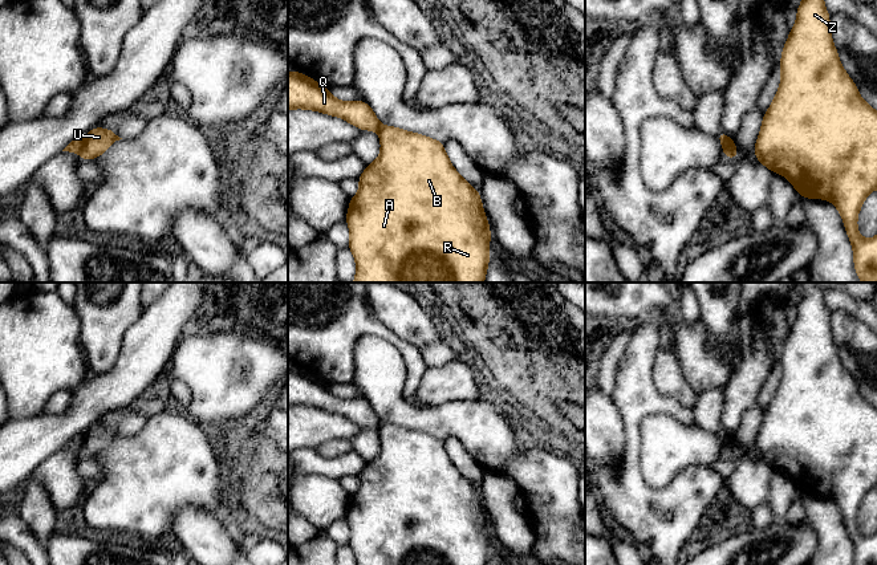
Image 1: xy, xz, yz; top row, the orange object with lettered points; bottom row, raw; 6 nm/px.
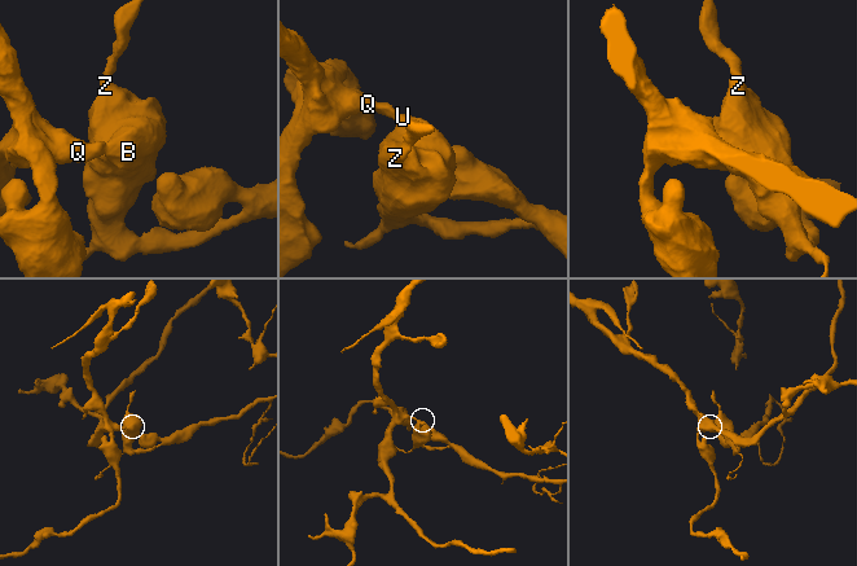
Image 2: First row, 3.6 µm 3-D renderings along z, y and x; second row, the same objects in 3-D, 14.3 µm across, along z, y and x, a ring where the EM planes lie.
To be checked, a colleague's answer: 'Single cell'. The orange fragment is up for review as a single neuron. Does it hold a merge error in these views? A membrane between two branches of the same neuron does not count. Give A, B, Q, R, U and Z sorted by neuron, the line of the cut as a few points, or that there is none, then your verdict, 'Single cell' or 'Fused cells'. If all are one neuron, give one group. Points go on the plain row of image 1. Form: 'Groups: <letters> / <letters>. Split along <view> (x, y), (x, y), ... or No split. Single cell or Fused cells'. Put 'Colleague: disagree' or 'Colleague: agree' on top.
Colleague: disagree
Groups: A B R U Z / Q. Split along xy (84, 435), (80, 451). Fused cells

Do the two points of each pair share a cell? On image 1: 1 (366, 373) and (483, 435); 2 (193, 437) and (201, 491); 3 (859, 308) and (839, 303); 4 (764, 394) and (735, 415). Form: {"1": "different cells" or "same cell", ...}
{"1": "same cell", "2": "same cell", "3": "same cell", "4": "different cells"}

